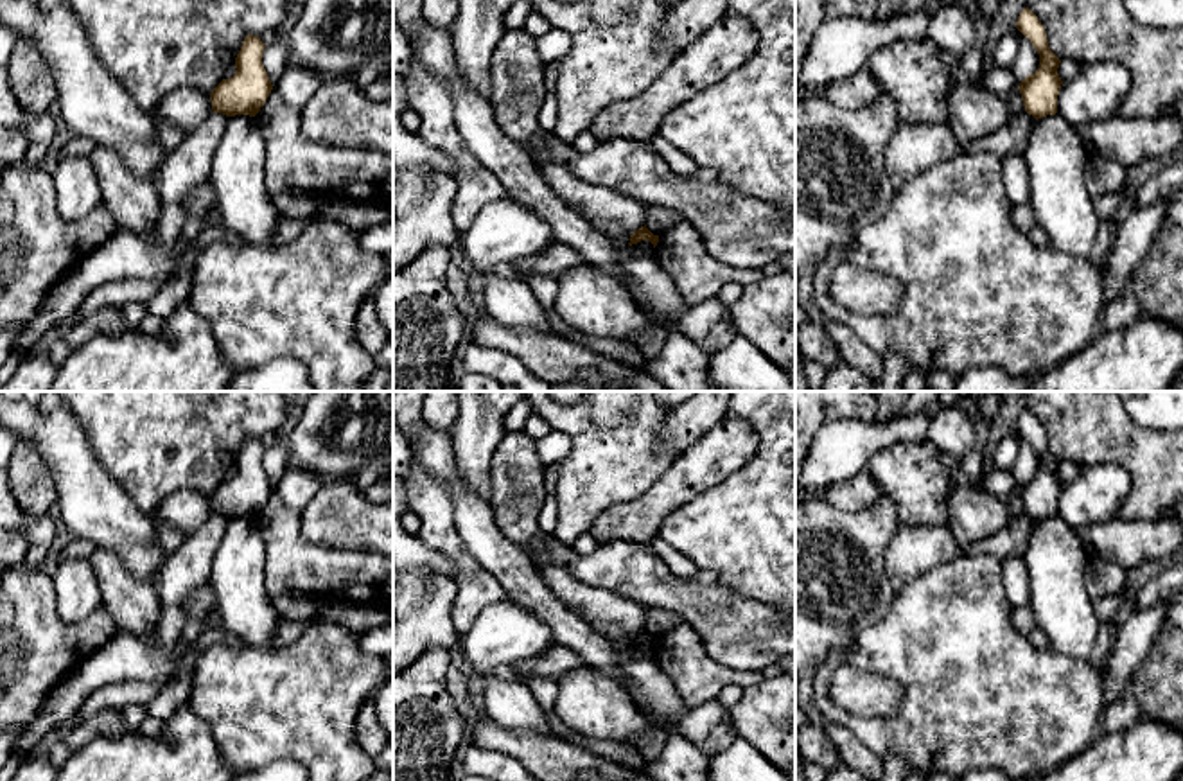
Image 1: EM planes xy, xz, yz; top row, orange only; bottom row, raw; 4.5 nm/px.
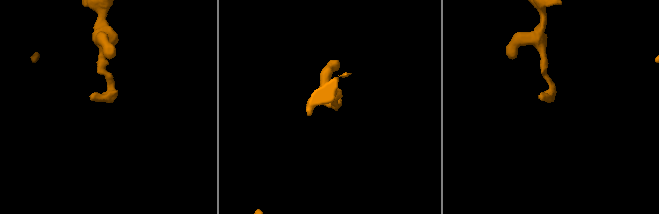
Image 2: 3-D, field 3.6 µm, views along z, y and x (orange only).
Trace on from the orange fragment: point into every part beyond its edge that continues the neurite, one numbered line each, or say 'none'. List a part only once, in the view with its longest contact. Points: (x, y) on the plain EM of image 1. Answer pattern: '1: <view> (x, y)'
none

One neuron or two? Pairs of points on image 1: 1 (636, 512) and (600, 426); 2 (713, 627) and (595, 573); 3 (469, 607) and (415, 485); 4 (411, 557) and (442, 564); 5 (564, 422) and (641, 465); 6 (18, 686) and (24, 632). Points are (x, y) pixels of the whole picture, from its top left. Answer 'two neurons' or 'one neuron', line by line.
1: two neurons
2: one neuron
3: one neuron
4: one neuron
5: one neuron
6: one neuron

